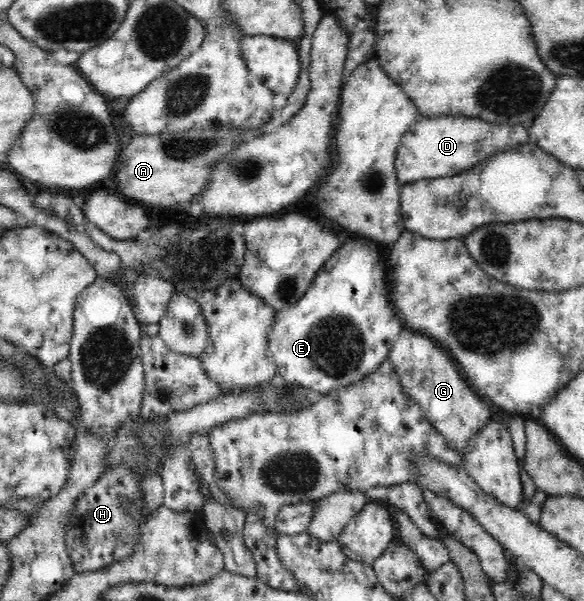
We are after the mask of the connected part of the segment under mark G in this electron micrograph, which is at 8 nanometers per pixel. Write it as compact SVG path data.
M404 326L388 357L405 394L464 458L467 442L491 419L490 403L476 395L448 352L424 334L417 334Z

